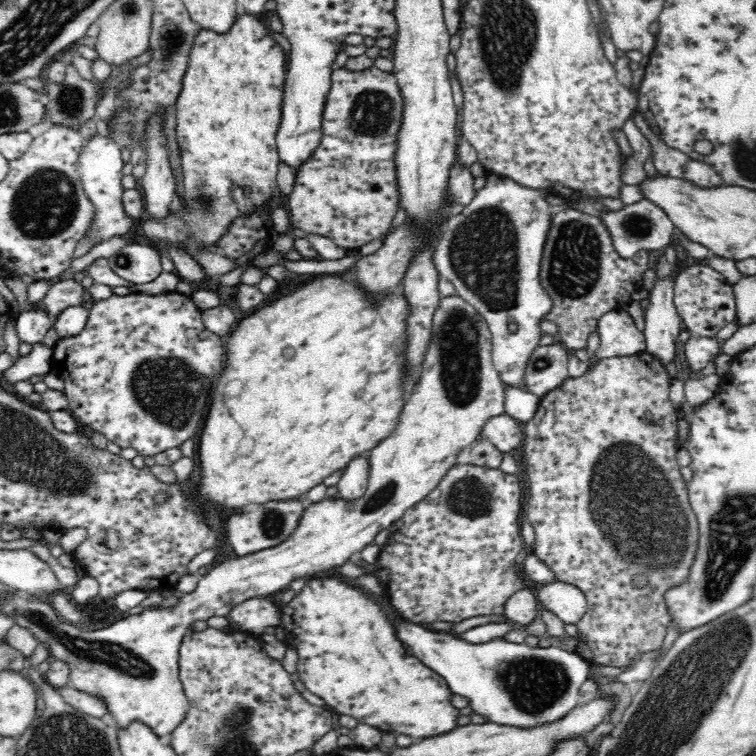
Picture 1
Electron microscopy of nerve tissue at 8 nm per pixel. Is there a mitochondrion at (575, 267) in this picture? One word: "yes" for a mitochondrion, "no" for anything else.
yes

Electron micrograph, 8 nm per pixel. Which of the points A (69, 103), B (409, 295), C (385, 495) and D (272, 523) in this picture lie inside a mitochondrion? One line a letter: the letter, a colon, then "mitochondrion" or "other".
A: mitochondrion
B: other
C: mitochondrion
D: mitochondrion

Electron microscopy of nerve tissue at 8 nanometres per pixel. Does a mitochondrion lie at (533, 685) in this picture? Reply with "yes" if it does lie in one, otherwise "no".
yes

